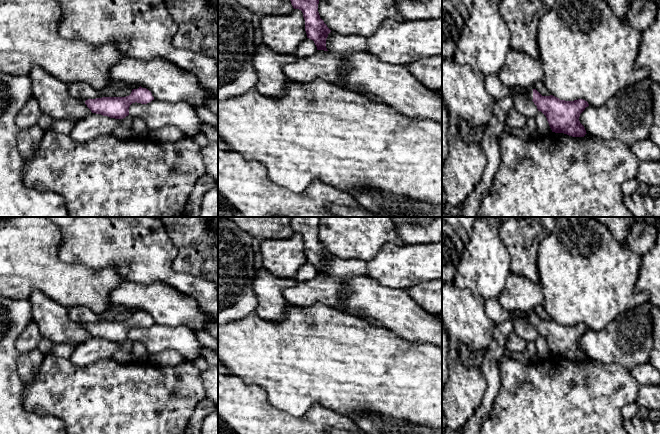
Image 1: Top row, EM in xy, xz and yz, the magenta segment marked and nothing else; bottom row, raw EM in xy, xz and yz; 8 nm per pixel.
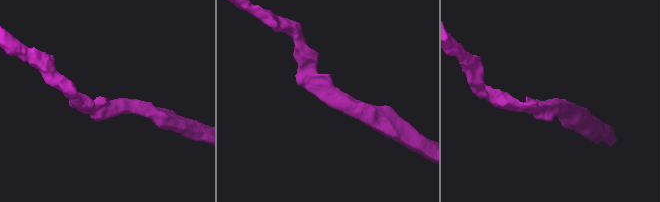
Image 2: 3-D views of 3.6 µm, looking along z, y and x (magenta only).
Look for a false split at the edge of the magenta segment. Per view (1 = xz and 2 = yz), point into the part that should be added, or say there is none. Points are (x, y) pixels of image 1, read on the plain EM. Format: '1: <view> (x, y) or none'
1: none
2: yz (530, 313)

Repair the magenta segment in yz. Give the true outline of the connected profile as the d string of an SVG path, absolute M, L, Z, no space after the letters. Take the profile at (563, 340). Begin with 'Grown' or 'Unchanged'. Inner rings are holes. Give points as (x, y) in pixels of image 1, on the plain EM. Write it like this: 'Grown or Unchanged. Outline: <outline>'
Grown. Outline: M533 310L527 312L530 324L547 342L552 356L564 357L572 361L584 361L587 357L580 347L580 338L589 330L583 323L560 324L550 319L542 320Z

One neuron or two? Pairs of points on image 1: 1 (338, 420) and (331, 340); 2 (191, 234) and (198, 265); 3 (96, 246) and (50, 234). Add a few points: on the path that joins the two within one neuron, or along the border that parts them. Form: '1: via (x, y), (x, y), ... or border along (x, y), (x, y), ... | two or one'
1: border along (315, 404), (321, 404), (347, 416) | two
2: via (193, 242), (194, 251), (198, 257) | one
3: border along (58, 227), (61, 233), (59, 258), (62, 261) | two

